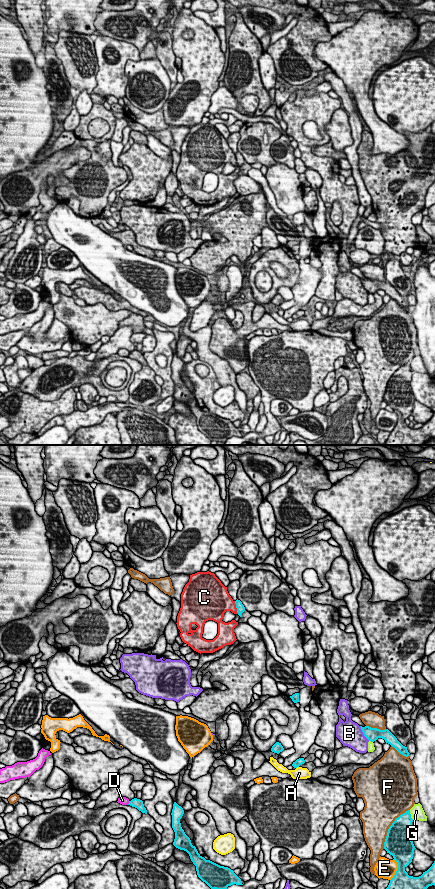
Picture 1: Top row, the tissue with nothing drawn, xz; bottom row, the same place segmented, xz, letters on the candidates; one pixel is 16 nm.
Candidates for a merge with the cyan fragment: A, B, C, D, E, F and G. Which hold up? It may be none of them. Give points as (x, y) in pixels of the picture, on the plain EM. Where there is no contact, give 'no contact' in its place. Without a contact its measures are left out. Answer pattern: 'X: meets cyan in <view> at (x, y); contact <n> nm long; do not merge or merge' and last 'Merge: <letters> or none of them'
A: meets cyan in xz at (297, 318); contact 60 nm long; do not merge
B: meets cyan in xz at (363, 285); contact 300 nm long; do not merge
C: meets cyan in xz at (236, 159); contact 220 nm long; do not merge
D: meets cyan in xz at (129, 355); contact 70 nm long; do not merge
E: meets cyan in xz at (397, 422); contact 360 nm long; do not merge
F: meets cyan in xz at (389, 379); contact 750 nm long; do not merge
G: meets cyan in xz at (410, 367); contact 170 nm long; do not merge
Merge: none of them

